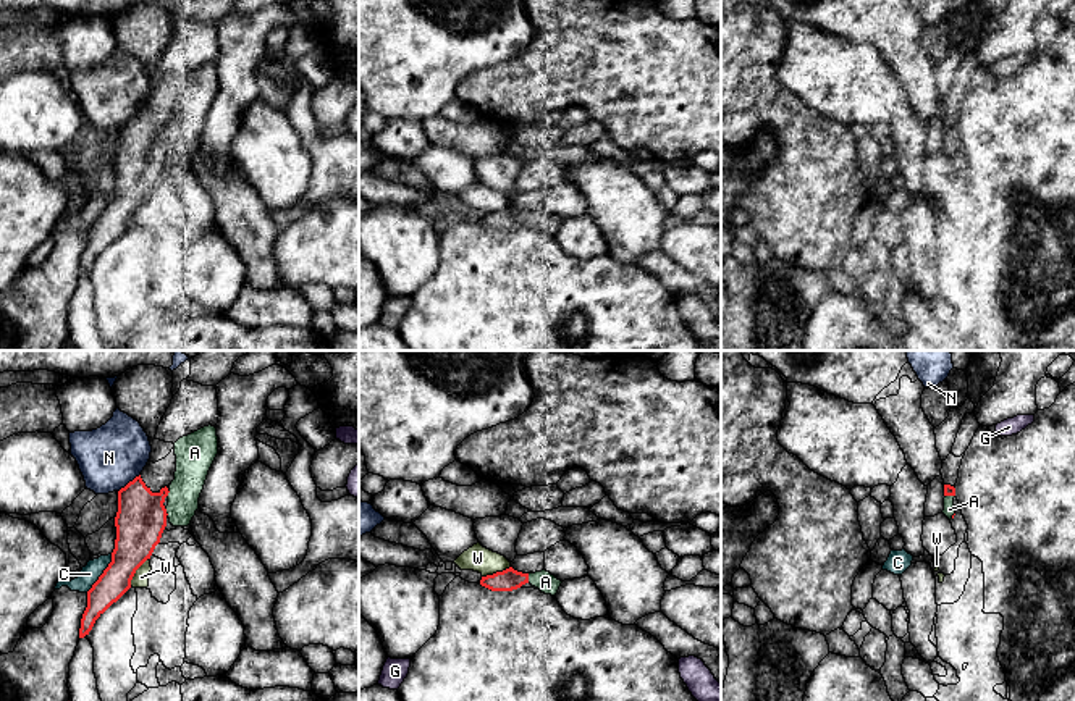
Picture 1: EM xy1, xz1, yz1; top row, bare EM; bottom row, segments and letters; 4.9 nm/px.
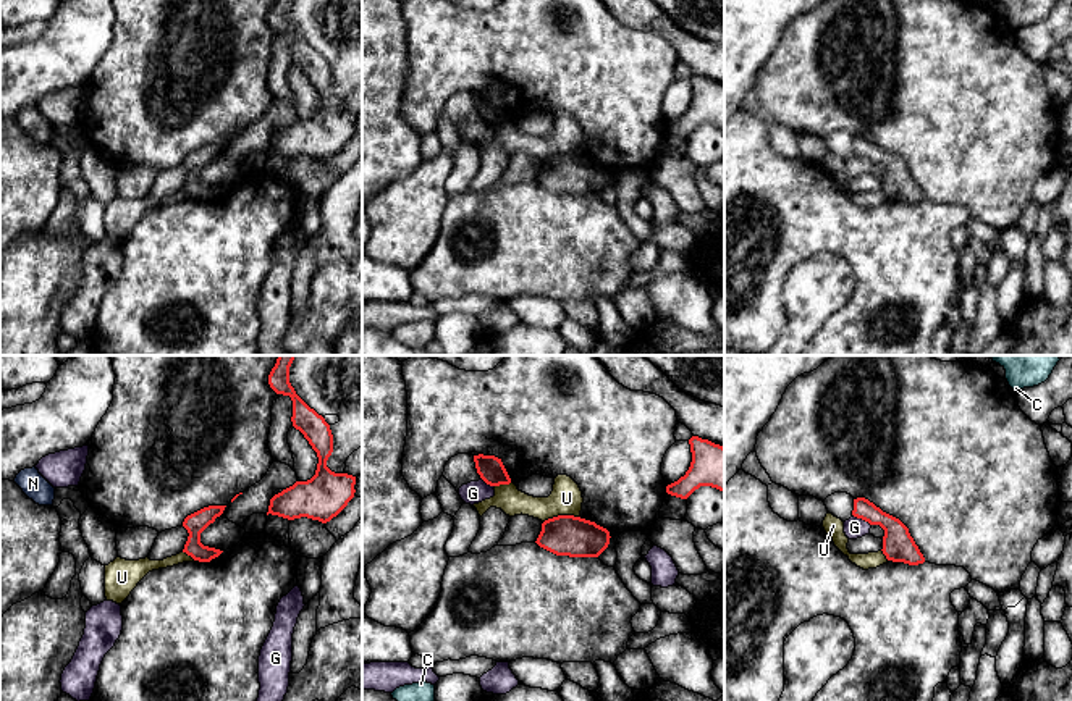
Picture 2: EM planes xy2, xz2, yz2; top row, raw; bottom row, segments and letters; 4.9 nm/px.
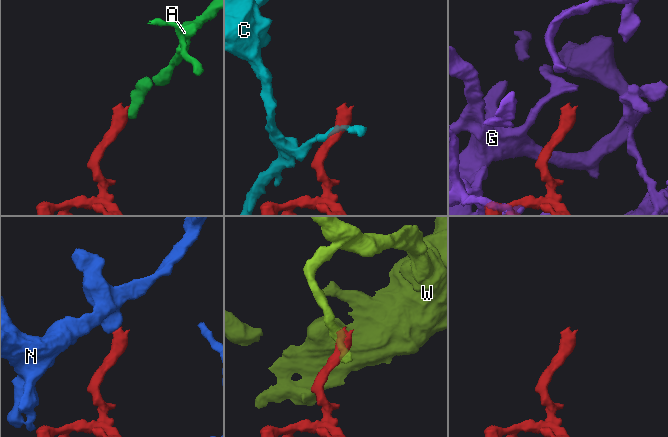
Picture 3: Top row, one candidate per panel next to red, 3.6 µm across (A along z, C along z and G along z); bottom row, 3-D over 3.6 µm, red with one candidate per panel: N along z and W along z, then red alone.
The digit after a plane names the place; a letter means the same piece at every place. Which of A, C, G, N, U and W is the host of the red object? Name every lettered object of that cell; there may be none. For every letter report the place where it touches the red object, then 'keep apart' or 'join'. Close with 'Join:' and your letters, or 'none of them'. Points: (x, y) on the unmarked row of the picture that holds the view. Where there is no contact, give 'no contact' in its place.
A: contact xz1 (527, 217); join
C: contact xy1 (102, 212); keep apart
G: contact yz2 (862, 157); keep apart
N: contact xy1 (130, 120); keep apart
U: contact xz2 (561, 154); keep apart
W: contact xz1 (497, 210); keep apart
Join: A

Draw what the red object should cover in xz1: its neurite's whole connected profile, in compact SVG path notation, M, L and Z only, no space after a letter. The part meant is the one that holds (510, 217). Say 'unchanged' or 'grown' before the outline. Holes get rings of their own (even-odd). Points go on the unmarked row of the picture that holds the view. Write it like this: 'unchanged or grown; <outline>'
grown; M512 205L503 210L496 210L493 213L482 215L480 218L480 223L491 229L512 229L525 221L530 221L545 233L556 234L563 220L546 208L535 212L522 212L514 208Z

